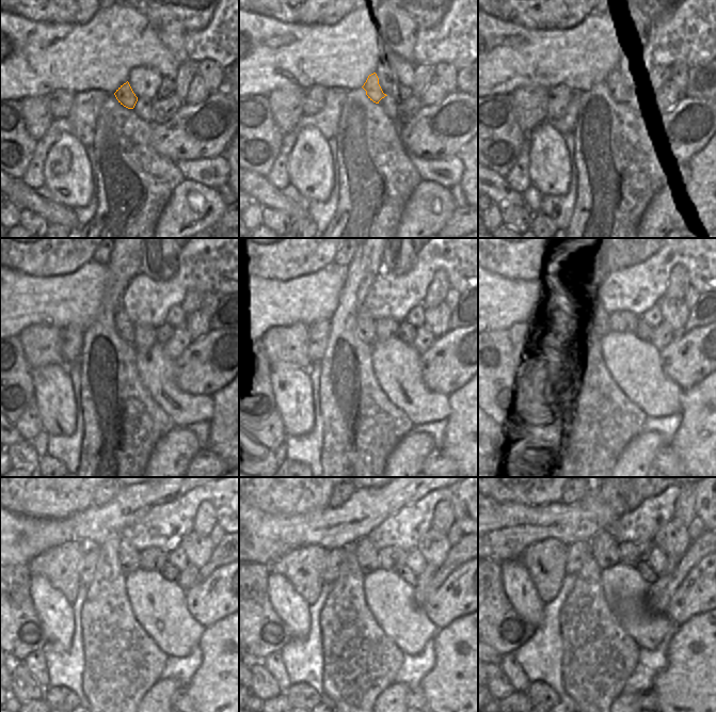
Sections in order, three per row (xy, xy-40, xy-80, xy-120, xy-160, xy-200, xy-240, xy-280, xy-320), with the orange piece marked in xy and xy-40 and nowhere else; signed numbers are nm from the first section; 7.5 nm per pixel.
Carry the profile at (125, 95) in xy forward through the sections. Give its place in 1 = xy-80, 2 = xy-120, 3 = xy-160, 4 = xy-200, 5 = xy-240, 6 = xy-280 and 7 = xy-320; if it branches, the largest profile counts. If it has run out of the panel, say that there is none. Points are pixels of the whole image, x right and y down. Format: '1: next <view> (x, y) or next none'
1: next xy-80 (614, 81)
2: next xy-120 (144, 339)
3: next xy-160 (386, 328)
4: next xy-200 (626, 322)
5: next xy-240 (152, 558)
6: next xy-280 (392, 558)
7: next xy-320 (632, 554)

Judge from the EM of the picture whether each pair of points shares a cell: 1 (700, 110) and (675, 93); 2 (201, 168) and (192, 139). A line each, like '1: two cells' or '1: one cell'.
1: two cells
2: two cells

